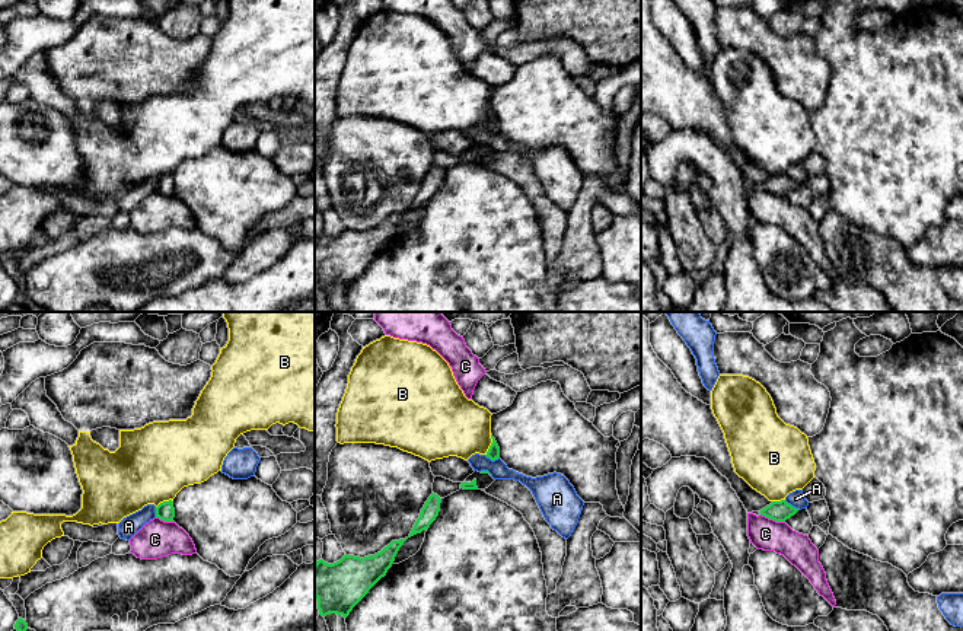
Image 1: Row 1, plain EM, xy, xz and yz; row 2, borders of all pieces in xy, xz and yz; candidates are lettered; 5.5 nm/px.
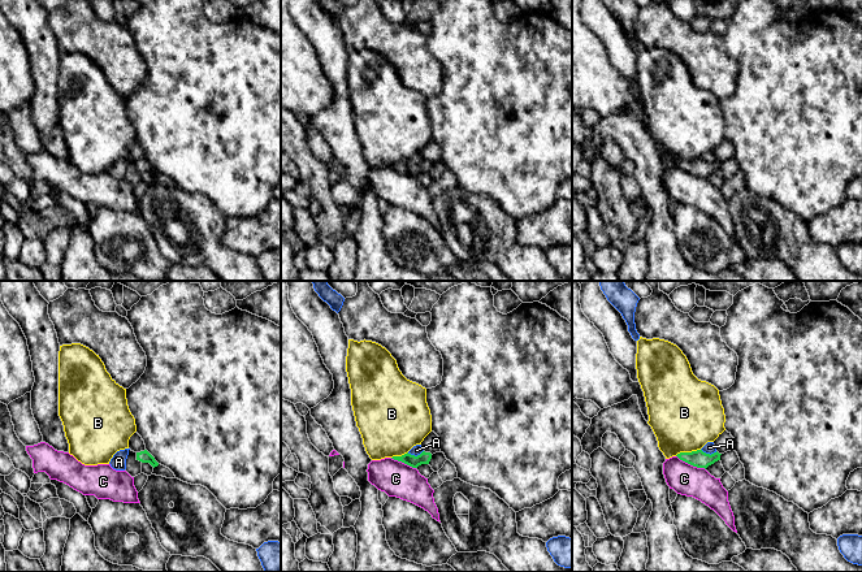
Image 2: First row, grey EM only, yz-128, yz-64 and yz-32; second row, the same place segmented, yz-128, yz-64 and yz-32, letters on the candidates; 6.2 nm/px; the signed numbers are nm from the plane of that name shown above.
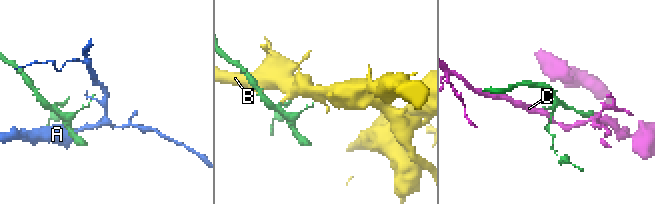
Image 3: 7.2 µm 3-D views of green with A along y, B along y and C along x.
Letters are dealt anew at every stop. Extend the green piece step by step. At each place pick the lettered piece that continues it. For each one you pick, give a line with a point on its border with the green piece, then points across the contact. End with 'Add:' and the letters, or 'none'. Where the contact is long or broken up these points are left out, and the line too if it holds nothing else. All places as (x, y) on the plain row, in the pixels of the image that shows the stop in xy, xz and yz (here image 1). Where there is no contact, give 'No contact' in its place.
Add: none

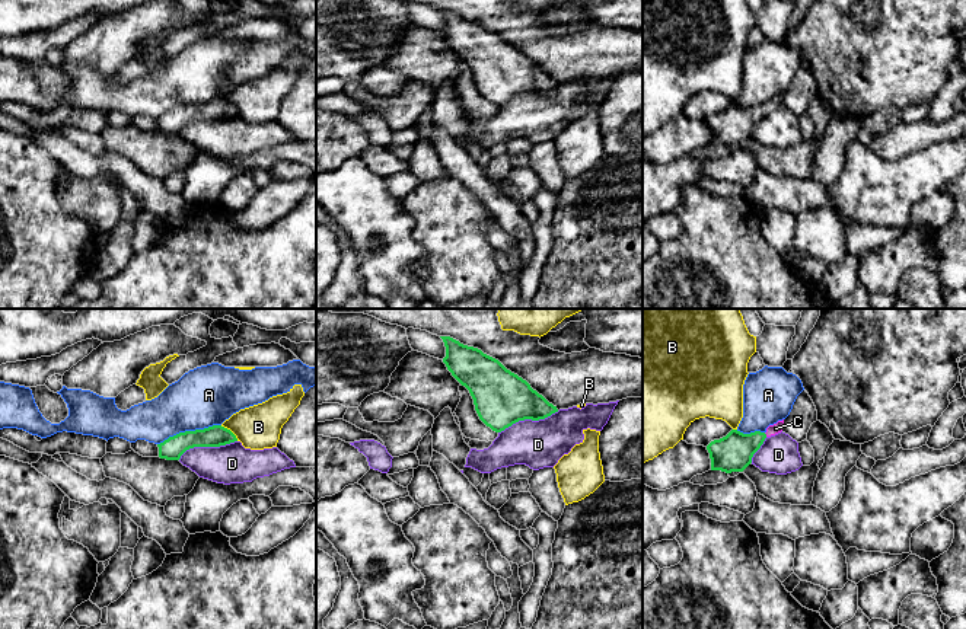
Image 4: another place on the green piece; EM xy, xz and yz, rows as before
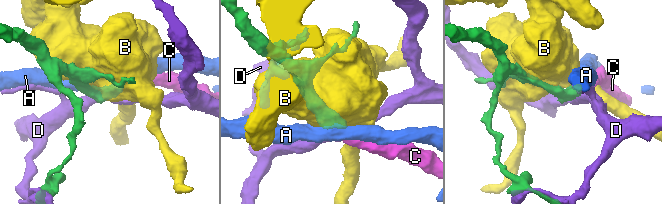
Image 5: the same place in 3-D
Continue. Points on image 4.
C: Touches green at yz (765, 108). Path across: yz (732, 127), (765, 108), (775, 102)
Add: C

